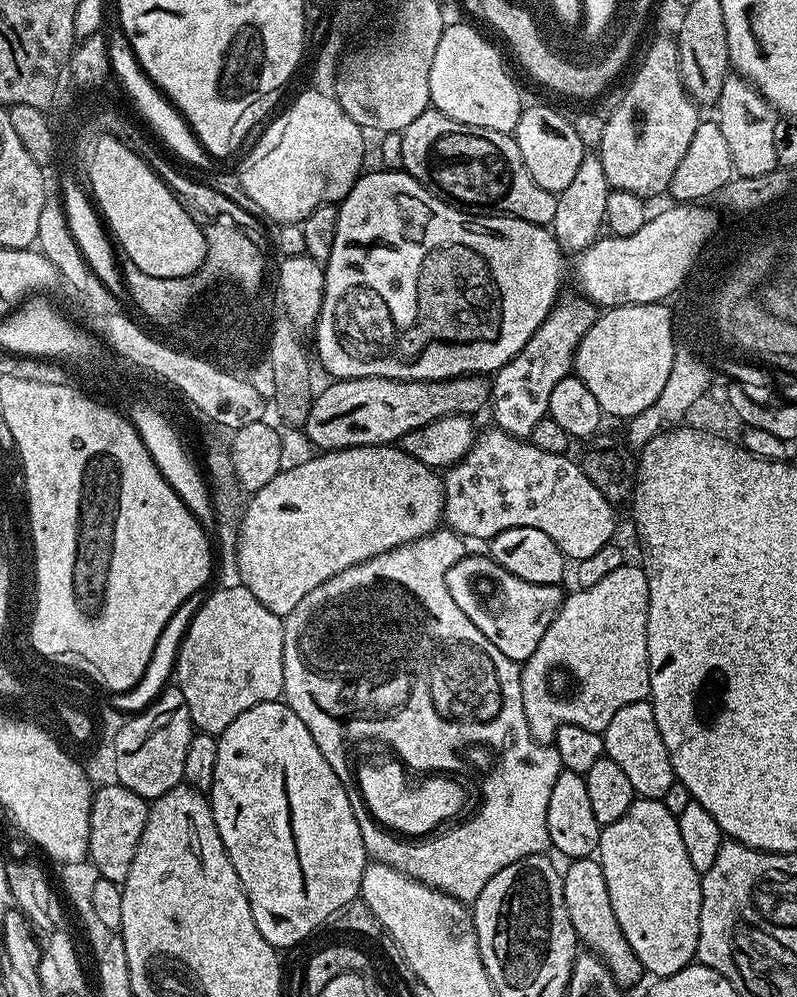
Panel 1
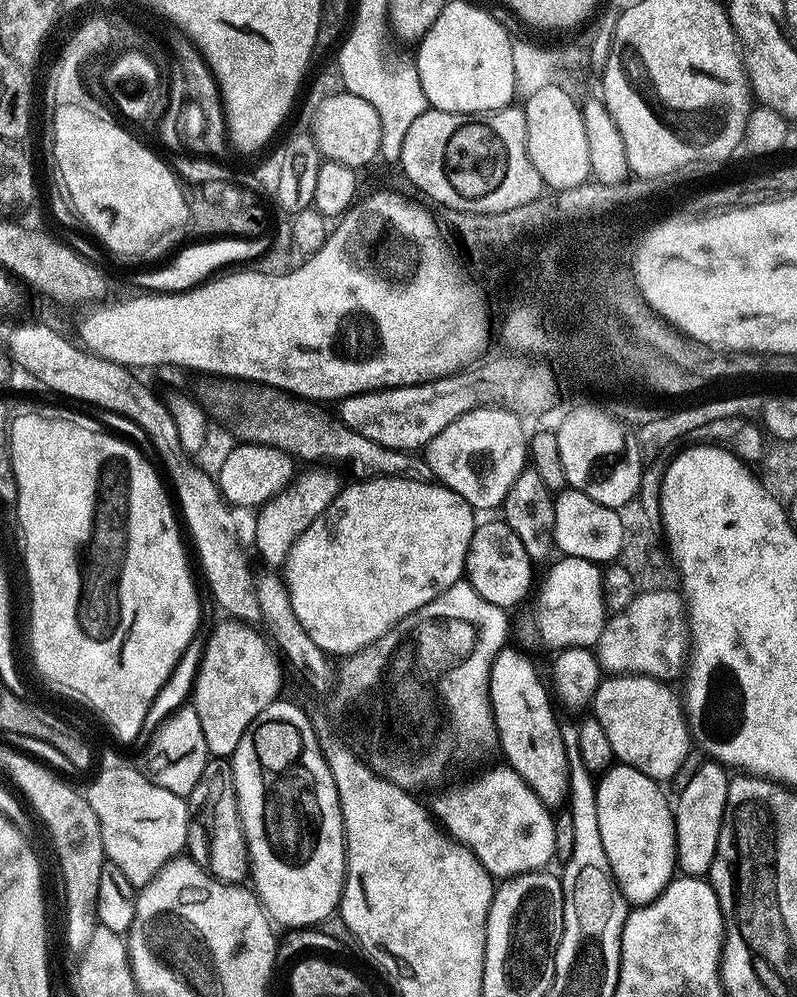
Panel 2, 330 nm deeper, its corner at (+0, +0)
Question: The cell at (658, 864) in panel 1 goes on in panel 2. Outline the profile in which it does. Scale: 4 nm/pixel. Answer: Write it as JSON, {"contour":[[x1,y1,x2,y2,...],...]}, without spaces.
{"contour":[[619,762,613,763,612,767,599,777,596,786,598,831,602,834,602,847,606,849,606,858,612,867,612,873,616,876,616,883,620,885,620,893,632,906,648,904,649,901,655,900,664,893,665,886,674,879,674,862,666,862,666,856,664,856,664,860,662,860,664,864,660,864,660,868,646,868,642,862,642,856,640,856,640,846,648,846,648,844,640,844,640,822,644,822,644,828,648,828,648,832,654,834,654,838,656,838,656,834,658,834,656,826,664,824,662,810,670,807,663,794,660,793,660,788,661,785,646,774]]}

